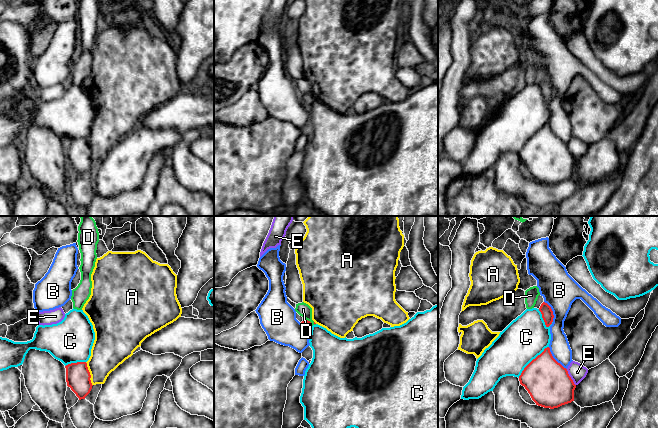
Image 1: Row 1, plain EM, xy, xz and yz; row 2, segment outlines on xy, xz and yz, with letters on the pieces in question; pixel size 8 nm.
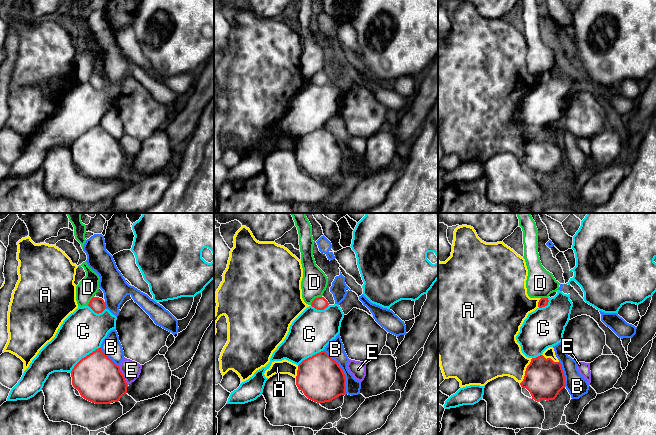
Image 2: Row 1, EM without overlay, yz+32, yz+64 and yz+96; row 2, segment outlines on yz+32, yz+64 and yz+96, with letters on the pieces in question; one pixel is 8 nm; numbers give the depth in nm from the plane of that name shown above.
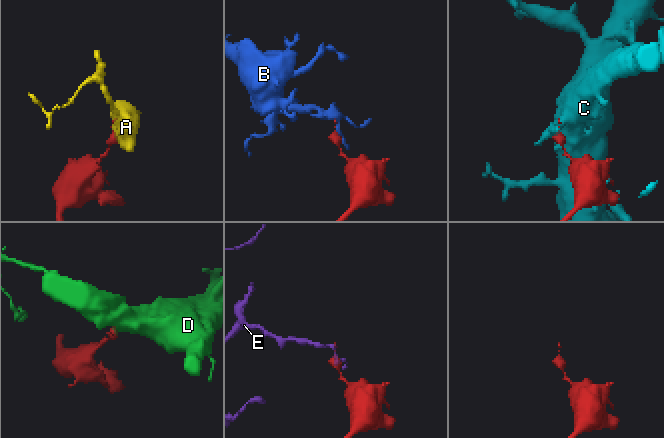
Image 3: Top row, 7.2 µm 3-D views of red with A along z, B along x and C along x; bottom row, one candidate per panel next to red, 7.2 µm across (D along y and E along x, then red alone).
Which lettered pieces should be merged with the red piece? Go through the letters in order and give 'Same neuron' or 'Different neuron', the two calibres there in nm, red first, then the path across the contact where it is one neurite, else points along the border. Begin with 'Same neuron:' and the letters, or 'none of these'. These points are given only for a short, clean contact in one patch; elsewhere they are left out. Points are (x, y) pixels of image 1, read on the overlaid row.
Same neuron: none of these
A: Different neuron. Thickness 190 nm (red) against 280 nm
B: Different neuron. Thickness 360 nm (red) against 160 nm
C: Different neuron. Thickness 360 nm (red) against 340 nm
D: Different neuron. Thickness 50 nm (red) against 110 nm. Boundary: xz (303, 318), (307, 319), (311, 325)
E: Different neuron. Thickness 360 nm (red) against 140 nm

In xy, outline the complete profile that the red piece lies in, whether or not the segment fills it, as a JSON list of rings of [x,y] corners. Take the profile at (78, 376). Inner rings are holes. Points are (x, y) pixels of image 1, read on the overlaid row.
[[[86,362],[71,363],[65,366],[67,386],[81,399],[90,393],[92,389],[91,375]]]

